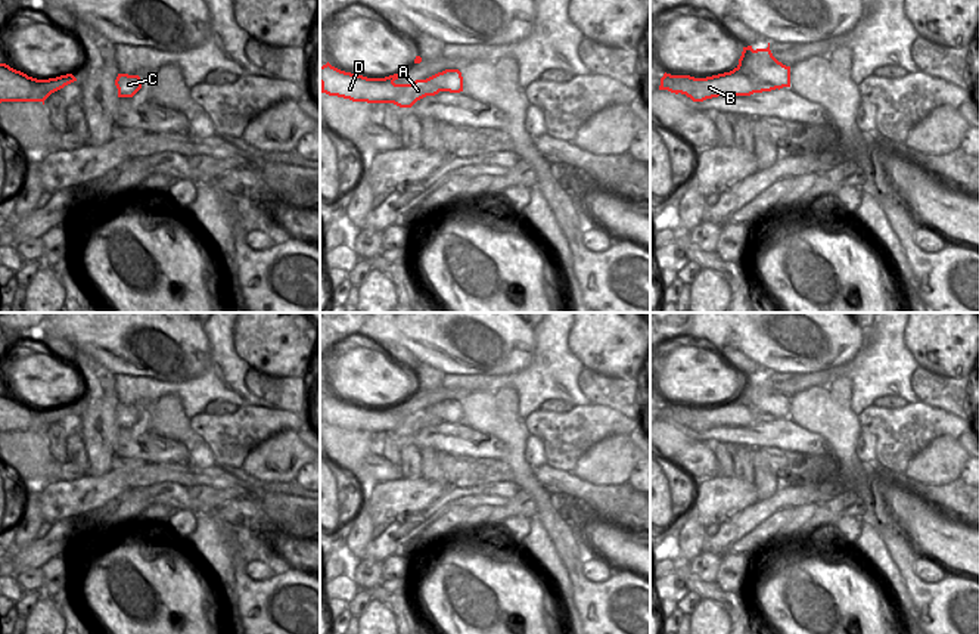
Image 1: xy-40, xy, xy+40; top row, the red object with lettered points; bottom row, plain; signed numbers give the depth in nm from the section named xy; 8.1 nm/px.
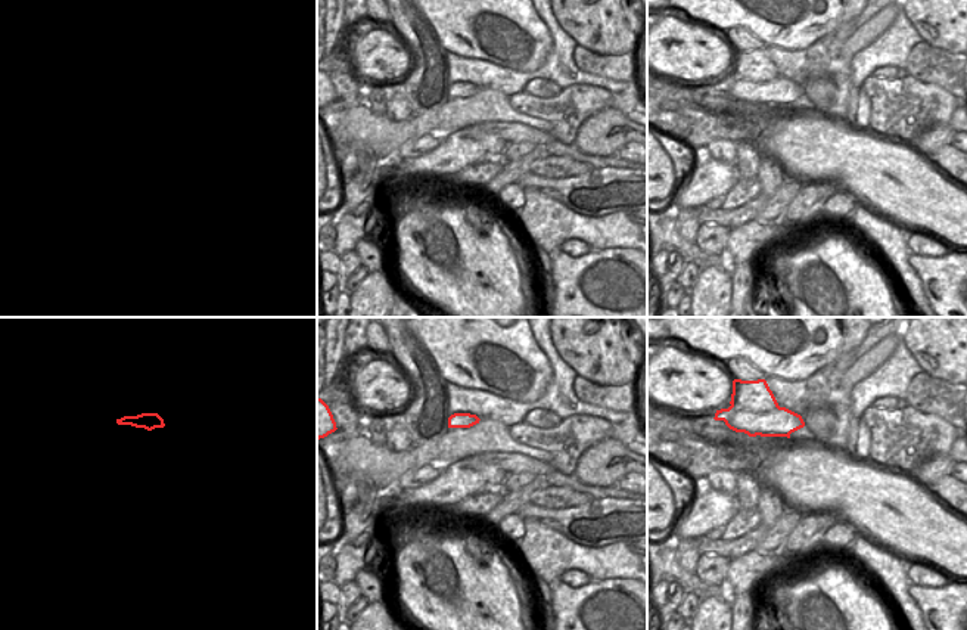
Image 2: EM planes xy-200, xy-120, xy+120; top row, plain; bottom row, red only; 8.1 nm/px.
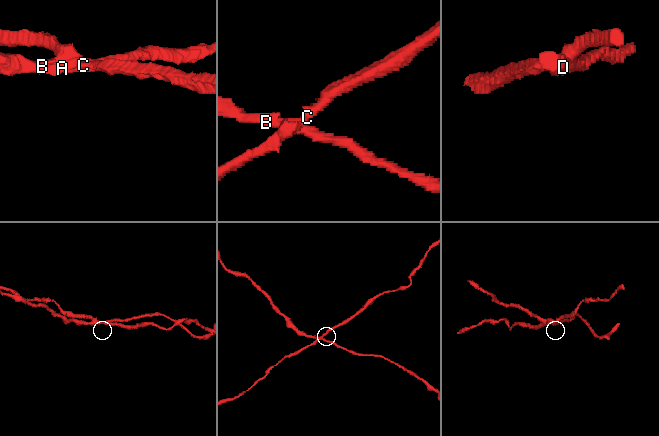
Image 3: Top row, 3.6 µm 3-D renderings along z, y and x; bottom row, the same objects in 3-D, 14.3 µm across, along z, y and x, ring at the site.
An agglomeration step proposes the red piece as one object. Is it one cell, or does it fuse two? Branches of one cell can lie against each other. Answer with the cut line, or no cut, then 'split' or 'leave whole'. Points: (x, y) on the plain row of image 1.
cut xy+40 (737, 397), (776, 417); split

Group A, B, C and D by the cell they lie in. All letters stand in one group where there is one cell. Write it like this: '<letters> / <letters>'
A B D / C

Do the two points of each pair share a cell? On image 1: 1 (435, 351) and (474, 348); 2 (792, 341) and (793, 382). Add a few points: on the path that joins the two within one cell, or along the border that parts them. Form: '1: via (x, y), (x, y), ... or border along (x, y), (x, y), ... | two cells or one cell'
1: via (444, 348), (465, 348) | one cell
2: border along (827, 367), (819, 372), (770, 373) | two cells

